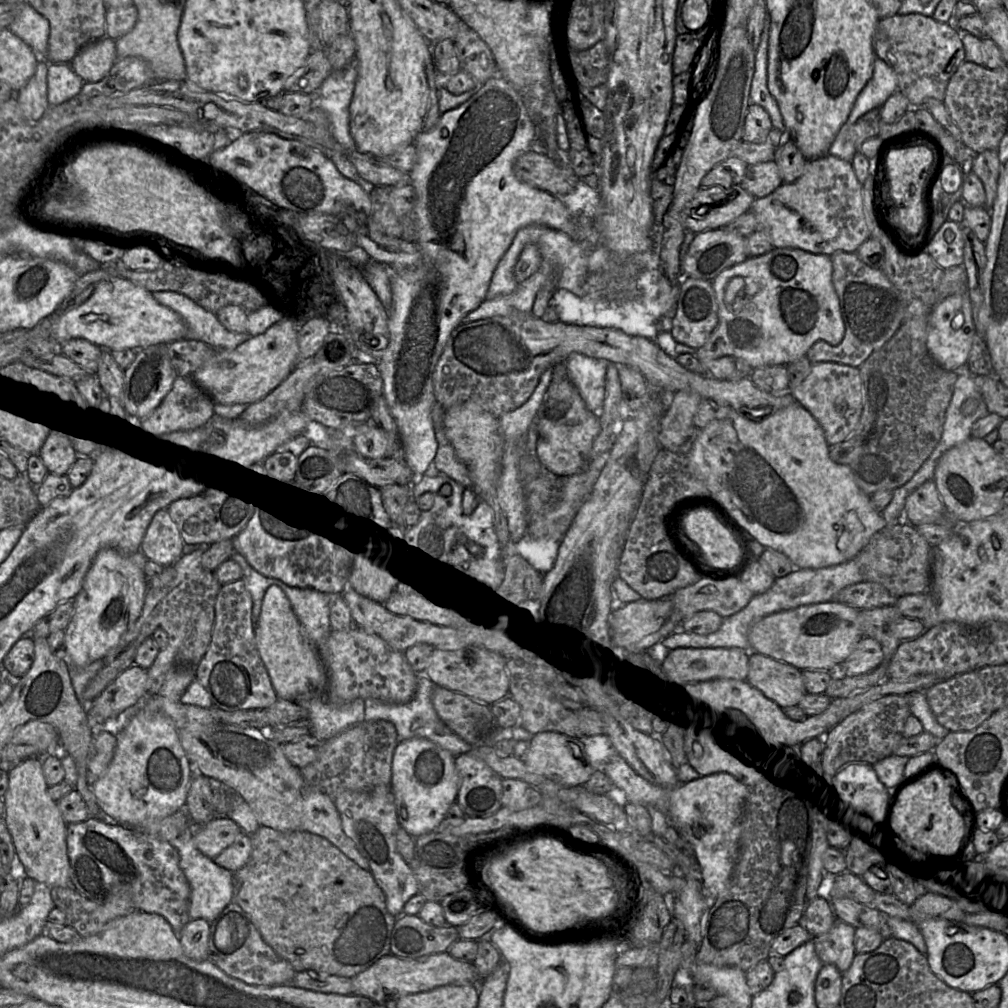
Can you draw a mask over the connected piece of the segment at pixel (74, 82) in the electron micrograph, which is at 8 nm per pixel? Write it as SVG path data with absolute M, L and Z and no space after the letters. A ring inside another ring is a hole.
M48 64L48 102L50 106L62 104L76 97L85 82L69 64Z

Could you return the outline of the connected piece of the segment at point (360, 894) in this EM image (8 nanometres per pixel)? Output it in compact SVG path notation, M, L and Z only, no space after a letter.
M260 826L251 835L251 855L247 863L233 873L233 901L251 919L253 925L260 933L262 939L273 951L291 964L297 972L314 970L318 973L353 978L364 972L379 959L391 954L391 934L397 917L391 914L386 905L386 896L379 887L372 874L347 856L327 839L306 831L280 832L265 826Z

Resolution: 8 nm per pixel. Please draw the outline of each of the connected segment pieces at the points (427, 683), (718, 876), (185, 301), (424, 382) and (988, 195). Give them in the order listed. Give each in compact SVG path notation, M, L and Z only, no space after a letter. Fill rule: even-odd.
M417 674L417 676L416 693L408 703L392 704L370 698L365 699L364 721L384 720L391 722L396 728L399 742L411 738L425 738L442 749L449 751L454 757L471 751L473 746L452 732L437 715L431 700L432 692L436 685L426 675Z
M617 754L598 770L609 778L614 787L624 793L627 802L652 806L661 812L681 838L691 846L700 867L707 908L711 907L725 889L738 859L740 822L744 812L746 786L730 775L714 773L675 787L662 787L639 776Z
M155 291L152 295L160 304L181 316L187 327L184 339L204 342L215 350L232 350L251 337L248 333L229 331L219 322L215 313L180 293Z
M495 76L487 80L481 89L471 97L467 102L459 107L441 115L438 123L429 131L421 133L414 141L416 150L415 163L409 172L410 184L414 188L417 201L408 216L400 221L403 227L402 239L414 242L420 249L421 262L411 268L391 269L390 282L392 291L392 303L388 308L390 330L390 343L381 356L379 361L379 370L384 382L383 395L387 400L389 409L398 425L400 443L402 446L401 457L405 459L409 467L416 476L422 476L426 473L429 466L433 463L438 451L438 441L436 439L433 421L431 417L432 407L435 404L436 396L434 392L433 375L436 365L444 351L444 348L453 331L463 323L464 318L486 300L486 294L493 276L493 273L508 248L510 247L516 233L523 227L529 225L543 225L555 230L561 231L574 240L582 238L582 231L573 215L562 203L560 197L532 187L519 180L514 171L514 161L523 153L533 147L536 140L536 129L530 119L528 112L518 92L513 86L501 76Z
M986 150L975 154L969 164L969 170L981 180L985 191L984 207L990 211L996 198L999 177L997 150Z

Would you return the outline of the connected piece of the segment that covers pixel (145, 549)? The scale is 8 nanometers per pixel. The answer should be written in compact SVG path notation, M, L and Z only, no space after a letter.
M165 509L158 510L152 517L139 551L162 567L168 567L182 555L183 541L175 523Z

